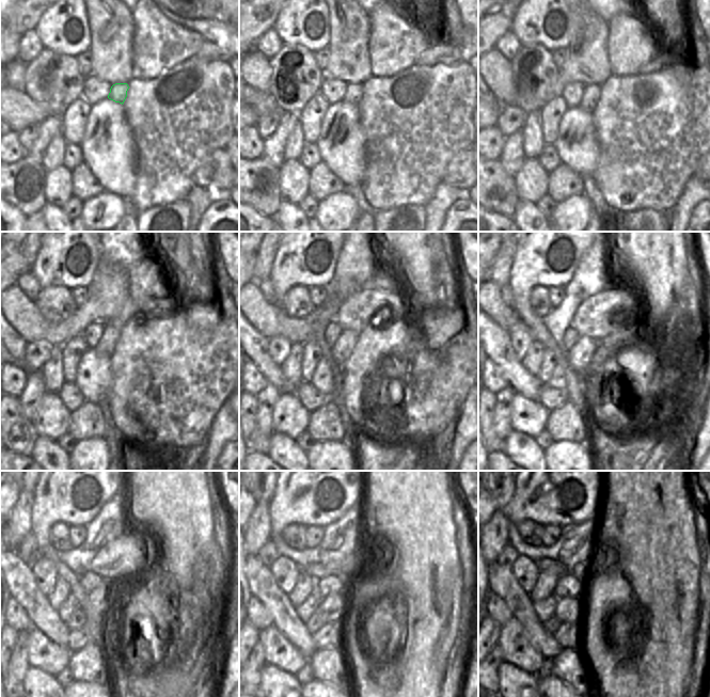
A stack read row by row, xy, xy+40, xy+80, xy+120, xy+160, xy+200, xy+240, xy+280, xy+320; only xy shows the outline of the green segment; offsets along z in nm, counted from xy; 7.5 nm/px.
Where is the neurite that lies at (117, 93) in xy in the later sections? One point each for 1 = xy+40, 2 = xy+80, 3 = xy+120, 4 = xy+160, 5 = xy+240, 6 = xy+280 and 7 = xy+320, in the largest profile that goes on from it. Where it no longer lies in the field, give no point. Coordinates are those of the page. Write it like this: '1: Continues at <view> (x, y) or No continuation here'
1: Continues at xy+40 (353, 92)
2: Continues at xy+80 (592, 93)
3: Continues at xy+120 (110, 335)
4: Continues at xy+160 (343, 348)
5: Continues at xy+240 (98, 599)
6: Continues at xy+280 (332, 606)
7: Continues at xy+320 (568, 610).

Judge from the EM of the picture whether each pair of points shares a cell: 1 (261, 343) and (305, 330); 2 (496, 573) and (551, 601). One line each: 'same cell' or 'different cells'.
1: different cells
2: different cells

